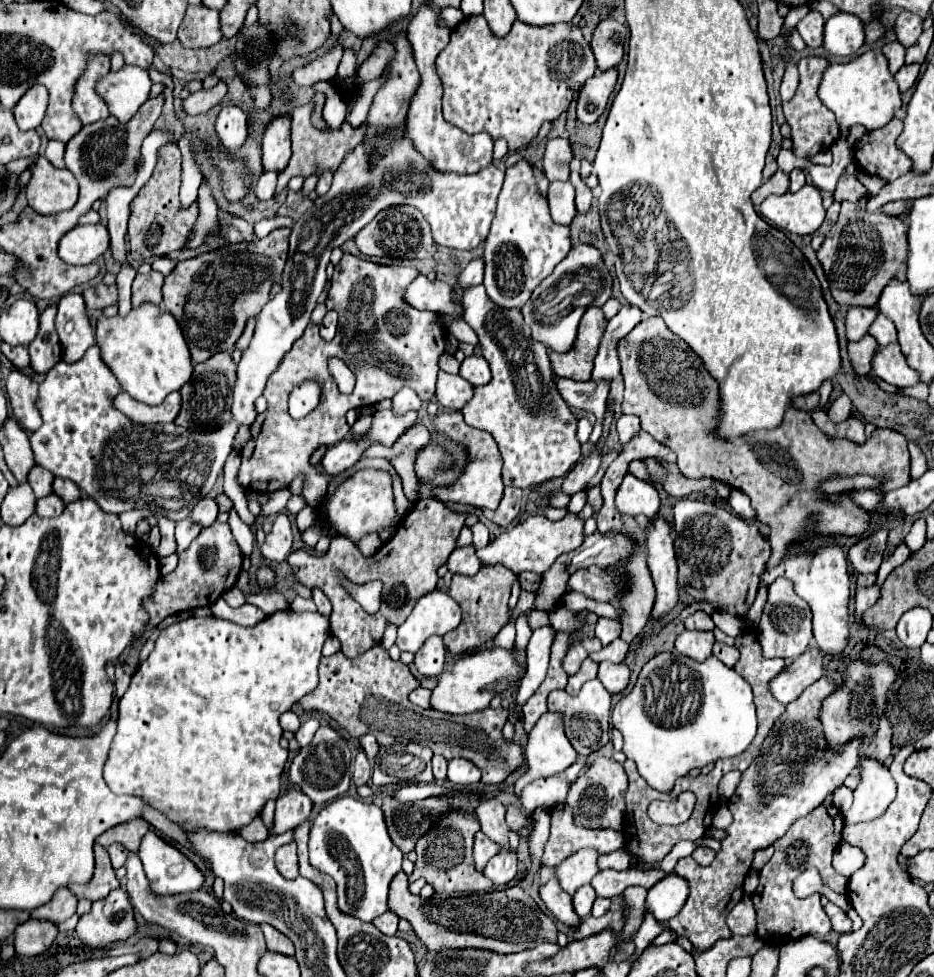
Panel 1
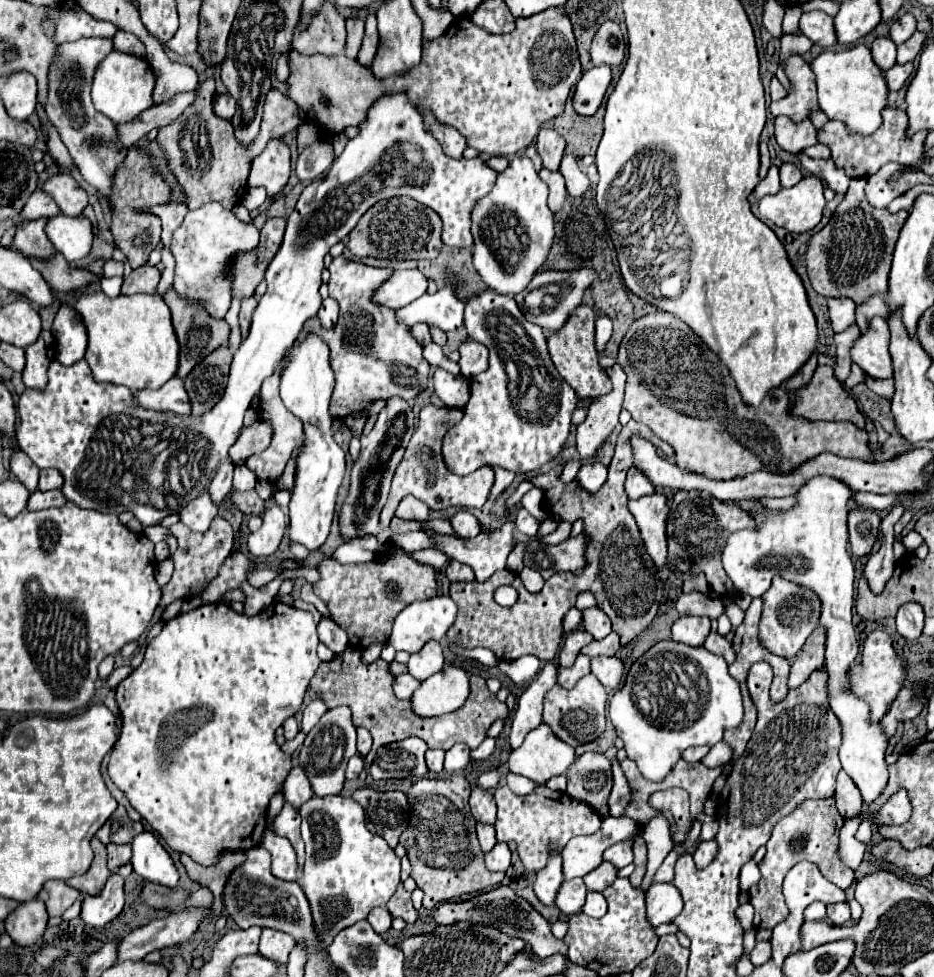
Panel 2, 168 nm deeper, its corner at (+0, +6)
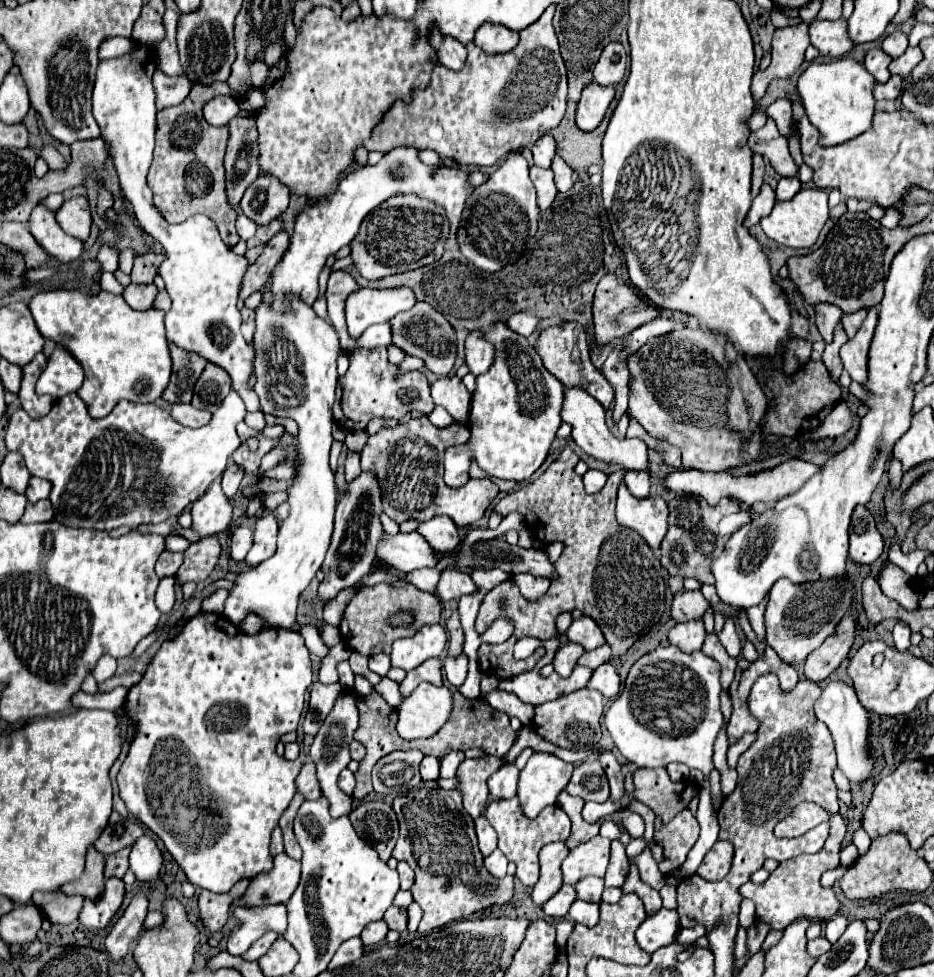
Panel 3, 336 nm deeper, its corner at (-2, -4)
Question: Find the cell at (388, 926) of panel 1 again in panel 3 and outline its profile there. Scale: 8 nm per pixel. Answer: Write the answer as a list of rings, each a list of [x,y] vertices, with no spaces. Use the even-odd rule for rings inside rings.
[[[373,921],[373,923],[369,923],[369,925],[363,929],[361,939],[363,939],[365,945],[377,945],[377,943],[381,943],[381,941],[385,939],[387,931],[389,931],[389,929],[387,929],[387,923],[385,923],[385,921]]]

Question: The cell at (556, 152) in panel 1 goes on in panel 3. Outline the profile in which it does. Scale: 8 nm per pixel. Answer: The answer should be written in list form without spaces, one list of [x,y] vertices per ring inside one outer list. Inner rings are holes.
[[[543,135],[543,137],[531,147],[531,151],[533,151],[535,165],[537,165],[537,167],[543,167],[543,169],[549,169],[549,167],[551,167],[551,161],[553,161],[553,157],[555,157],[555,153],[557,153],[557,143],[555,143],[555,139],[553,139],[551,135]]]

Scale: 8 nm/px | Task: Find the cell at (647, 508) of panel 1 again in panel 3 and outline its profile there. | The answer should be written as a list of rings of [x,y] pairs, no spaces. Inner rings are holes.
[[[627,471],[625,485],[637,499],[645,499],[649,495],[649,475],[645,475],[645,471]]]

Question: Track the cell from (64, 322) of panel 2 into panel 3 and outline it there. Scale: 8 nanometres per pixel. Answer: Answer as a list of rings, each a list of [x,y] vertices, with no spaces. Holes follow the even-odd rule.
[[[57,345],[53,355],[49,357],[47,369],[41,373],[37,381],[37,393],[47,393],[53,399],[61,399],[67,393],[73,393],[83,383],[83,367],[79,361],[65,351],[65,347]]]

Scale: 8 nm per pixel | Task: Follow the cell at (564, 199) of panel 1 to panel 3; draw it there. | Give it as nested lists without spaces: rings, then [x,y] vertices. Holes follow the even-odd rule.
[[[531,167],[531,179],[537,187],[537,203],[539,203],[541,211],[547,211],[559,193],[555,187],[555,181],[553,181],[553,171]]]

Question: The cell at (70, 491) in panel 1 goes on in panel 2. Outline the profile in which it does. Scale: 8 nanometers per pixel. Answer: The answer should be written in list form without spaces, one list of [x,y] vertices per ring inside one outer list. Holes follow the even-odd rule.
[[[43,469],[39,473],[39,491],[61,489],[61,487],[63,487],[63,477],[57,469]]]

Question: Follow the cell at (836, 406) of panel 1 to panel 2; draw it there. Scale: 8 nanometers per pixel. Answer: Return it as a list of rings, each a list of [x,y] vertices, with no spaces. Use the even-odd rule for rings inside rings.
[[[853,363],[851,366],[851,373],[844,381],[844,385],[851,388],[854,385],[864,382],[865,377],[866,374],[863,373],[863,370],[857,364]]]

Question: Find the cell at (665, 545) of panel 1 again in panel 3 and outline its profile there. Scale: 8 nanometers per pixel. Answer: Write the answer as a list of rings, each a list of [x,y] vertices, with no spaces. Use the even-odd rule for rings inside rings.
[[[621,483],[617,497],[617,521],[619,525],[637,531],[655,553],[667,533],[667,515],[667,503],[661,497],[637,499],[627,491],[625,483]]]

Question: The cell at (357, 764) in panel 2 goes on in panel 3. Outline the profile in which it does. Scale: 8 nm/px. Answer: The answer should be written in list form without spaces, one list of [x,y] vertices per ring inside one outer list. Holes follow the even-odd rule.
[[[349,769],[341,771],[341,775],[339,775],[339,787],[341,787],[347,795],[353,793],[353,789],[355,789],[355,775],[353,775]]]

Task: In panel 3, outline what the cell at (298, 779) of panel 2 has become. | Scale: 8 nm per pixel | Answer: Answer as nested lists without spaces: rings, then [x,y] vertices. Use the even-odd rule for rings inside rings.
[[[305,763],[299,777],[295,779],[297,785],[297,793],[301,793],[305,797],[305,801],[313,801],[321,797],[321,787],[317,783],[315,771],[313,771],[313,763]]]

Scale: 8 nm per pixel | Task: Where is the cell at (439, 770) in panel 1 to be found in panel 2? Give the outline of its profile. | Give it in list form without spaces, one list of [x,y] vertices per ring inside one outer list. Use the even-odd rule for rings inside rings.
[[[429,749],[425,753],[425,763],[427,763],[429,771],[433,771],[433,773],[443,771],[443,755],[445,755],[445,751],[439,751],[439,749]]]

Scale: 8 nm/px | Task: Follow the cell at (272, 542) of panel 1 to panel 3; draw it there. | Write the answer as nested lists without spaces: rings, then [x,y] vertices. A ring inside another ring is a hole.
[[[265,513],[263,517],[257,519],[253,547],[245,557],[245,563],[249,567],[257,567],[261,561],[269,559],[275,553],[275,549],[277,549],[277,531],[279,531],[279,523],[271,513]]]

